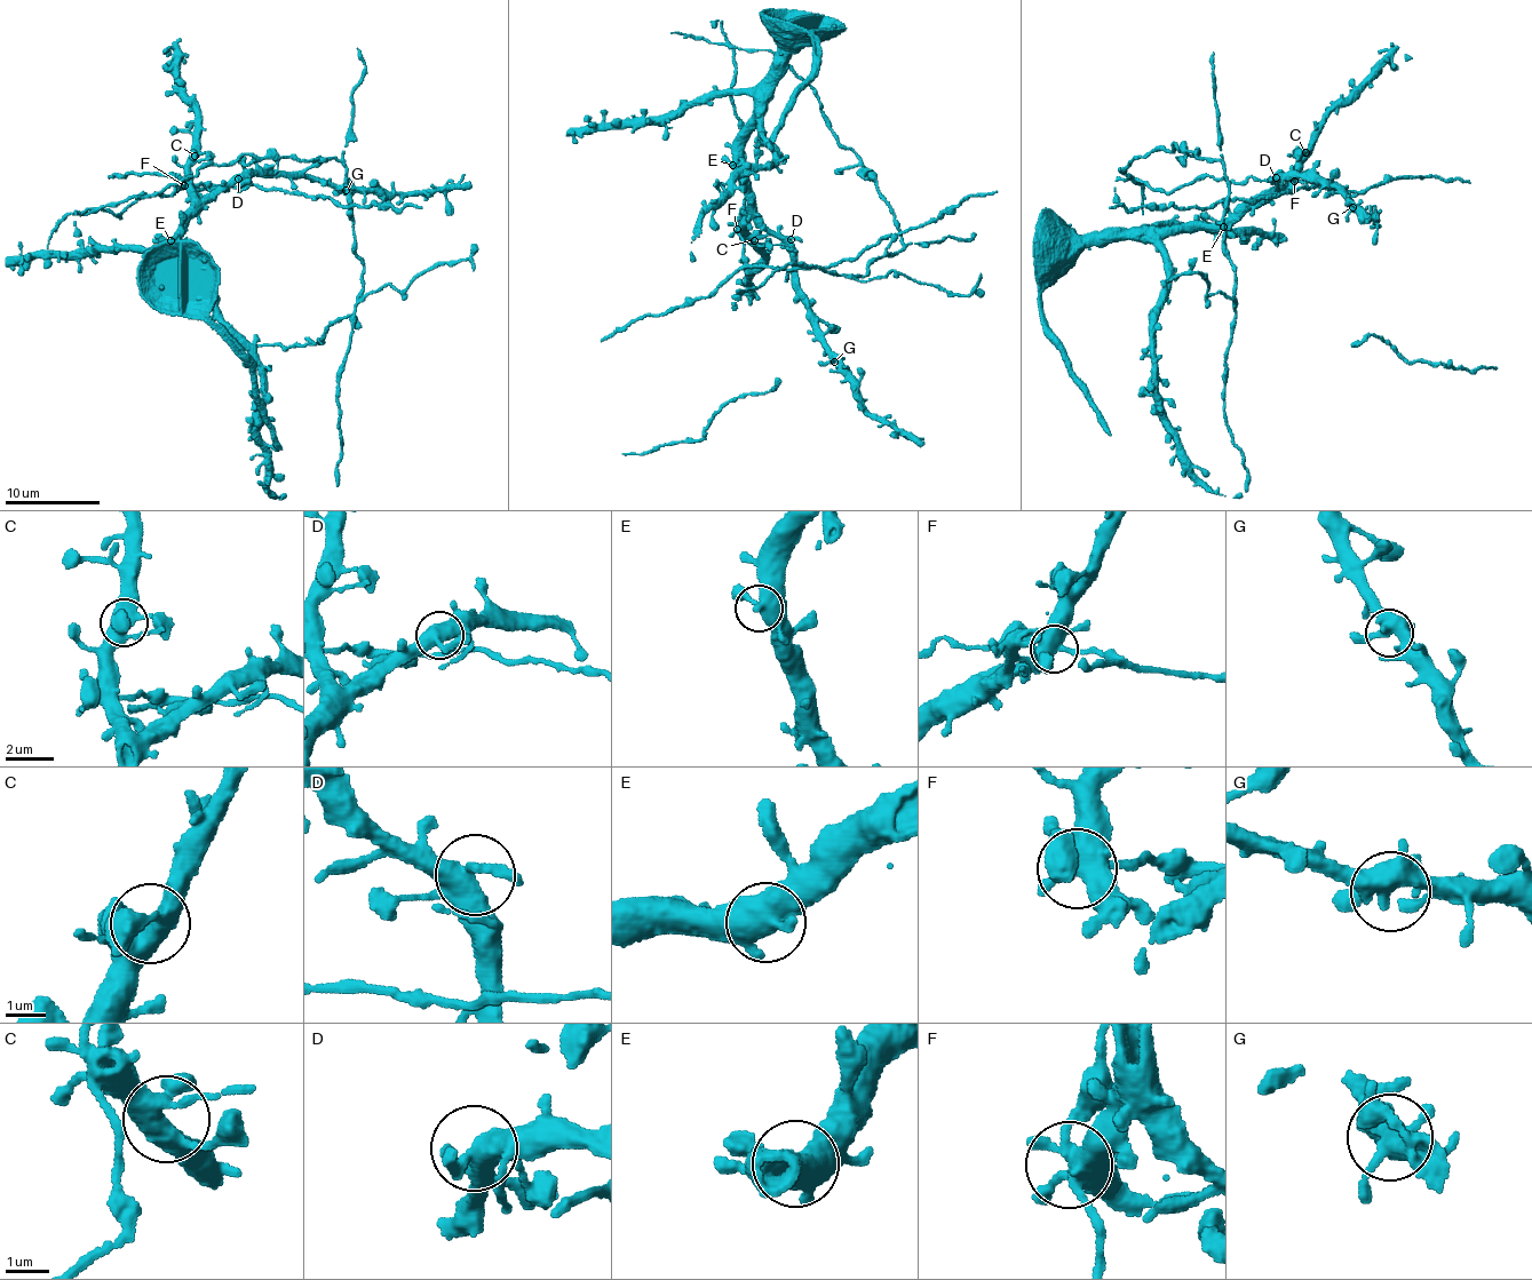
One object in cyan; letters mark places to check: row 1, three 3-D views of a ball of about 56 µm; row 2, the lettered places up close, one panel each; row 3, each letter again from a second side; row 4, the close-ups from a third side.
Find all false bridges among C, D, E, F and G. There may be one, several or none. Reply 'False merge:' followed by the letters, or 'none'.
False merge: F

